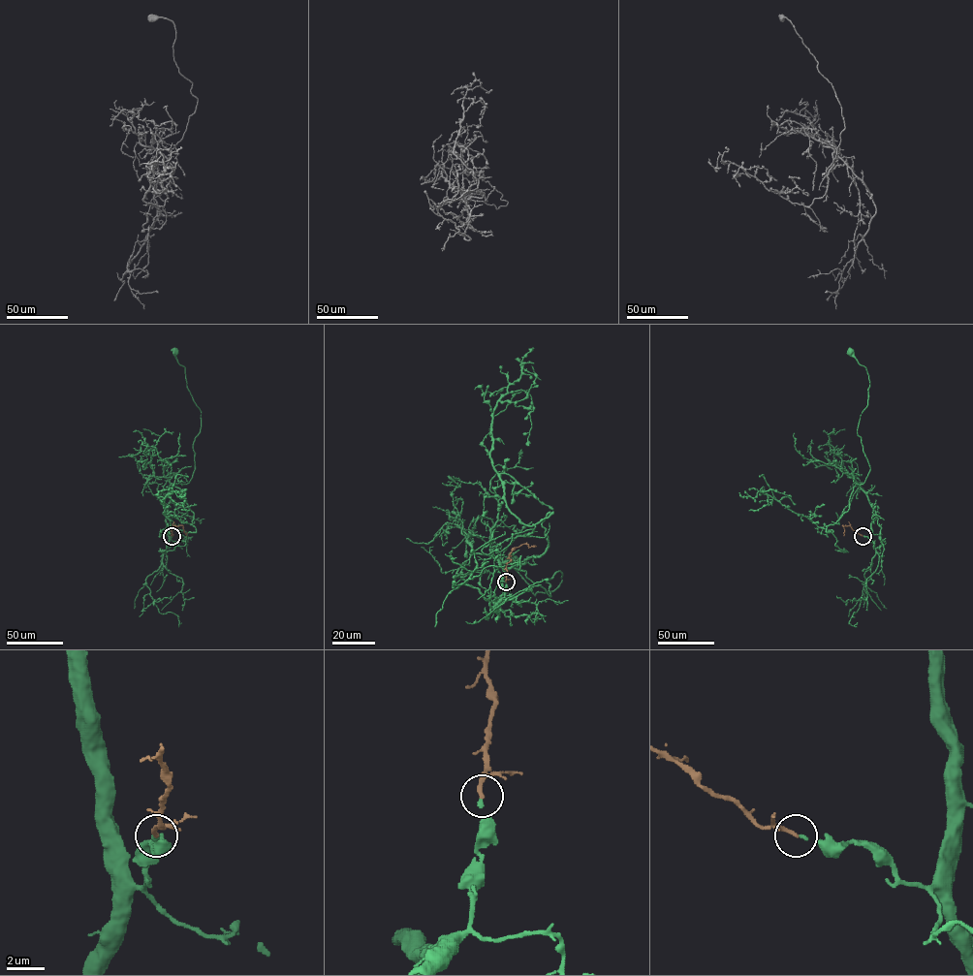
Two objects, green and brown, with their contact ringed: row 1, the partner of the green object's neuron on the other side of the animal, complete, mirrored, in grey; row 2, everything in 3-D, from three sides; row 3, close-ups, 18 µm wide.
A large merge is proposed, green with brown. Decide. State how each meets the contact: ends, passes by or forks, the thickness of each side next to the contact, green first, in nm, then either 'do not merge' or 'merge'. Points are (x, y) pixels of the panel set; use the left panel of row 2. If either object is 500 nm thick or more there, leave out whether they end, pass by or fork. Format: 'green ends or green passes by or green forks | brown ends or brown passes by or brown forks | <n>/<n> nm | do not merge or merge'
green ends | brown ends | 150/220 nm | merge

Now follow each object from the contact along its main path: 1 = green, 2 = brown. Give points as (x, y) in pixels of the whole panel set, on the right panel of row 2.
1: (863, 536), (871, 538), (875, 519), (855, 484), (870, 470), (857, 432), (869, 382), (850, 351)
2: (863, 536), (850, 526), (842, 525), (844, 535)

